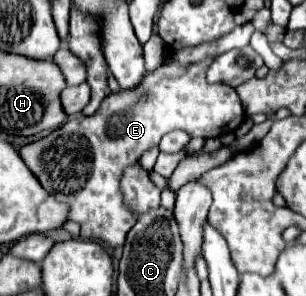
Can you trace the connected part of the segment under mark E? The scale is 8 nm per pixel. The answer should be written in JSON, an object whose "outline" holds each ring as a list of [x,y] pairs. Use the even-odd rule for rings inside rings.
{"outline":[[[169,53],[165,63],[155,73],[145,75],[137,89],[117,95],[109,93],[93,117],[73,117],[61,129],[19,149],[21,159],[39,183],[57,201],[69,205],[69,219],[81,225],[83,239],[101,239],[111,247],[125,243],[125,235],[135,225],[137,215],[123,205],[119,189],[121,173],[147,149],[159,145],[165,133],[179,129],[191,137],[211,139],[233,133],[245,121],[237,91],[229,85],[209,85],[205,81],[205,71],[211,61],[179,67]],[[79,135],[85,139],[79,139]]]}

